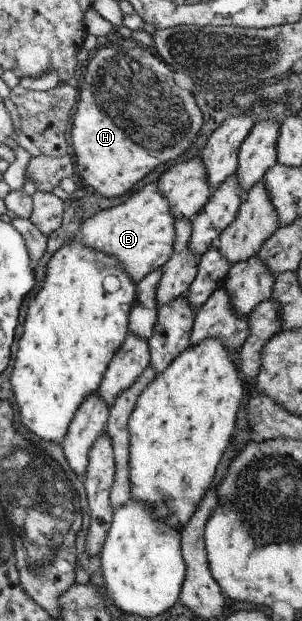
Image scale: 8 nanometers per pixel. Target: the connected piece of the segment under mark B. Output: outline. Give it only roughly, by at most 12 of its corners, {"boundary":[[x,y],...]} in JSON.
{"boundary":[[156,182],[82,222],[79,242],[135,284],[169,258],[174,216]]}

